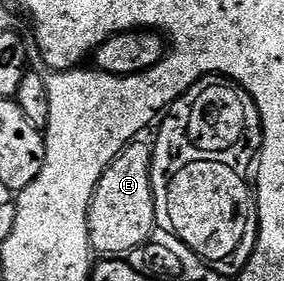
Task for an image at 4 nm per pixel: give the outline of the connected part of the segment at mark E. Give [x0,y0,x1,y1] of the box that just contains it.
[87,140,153,254]

